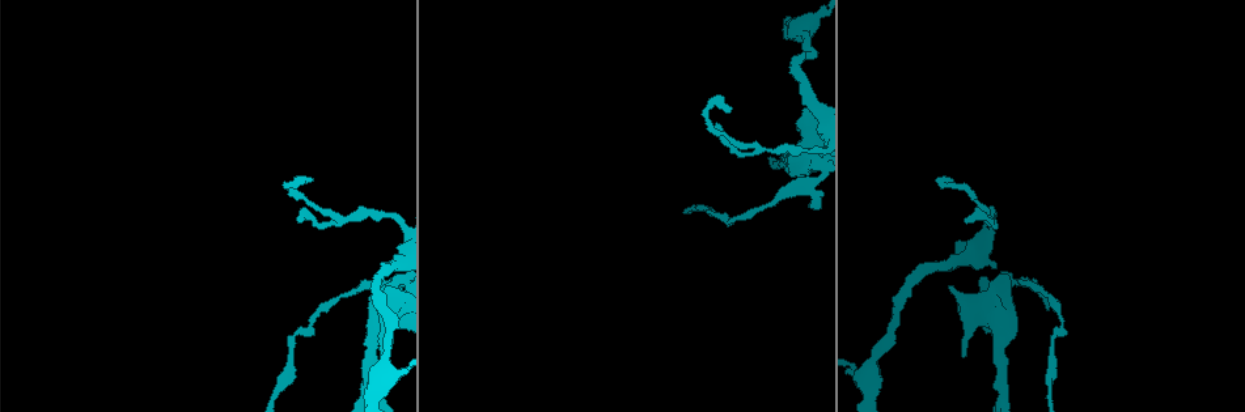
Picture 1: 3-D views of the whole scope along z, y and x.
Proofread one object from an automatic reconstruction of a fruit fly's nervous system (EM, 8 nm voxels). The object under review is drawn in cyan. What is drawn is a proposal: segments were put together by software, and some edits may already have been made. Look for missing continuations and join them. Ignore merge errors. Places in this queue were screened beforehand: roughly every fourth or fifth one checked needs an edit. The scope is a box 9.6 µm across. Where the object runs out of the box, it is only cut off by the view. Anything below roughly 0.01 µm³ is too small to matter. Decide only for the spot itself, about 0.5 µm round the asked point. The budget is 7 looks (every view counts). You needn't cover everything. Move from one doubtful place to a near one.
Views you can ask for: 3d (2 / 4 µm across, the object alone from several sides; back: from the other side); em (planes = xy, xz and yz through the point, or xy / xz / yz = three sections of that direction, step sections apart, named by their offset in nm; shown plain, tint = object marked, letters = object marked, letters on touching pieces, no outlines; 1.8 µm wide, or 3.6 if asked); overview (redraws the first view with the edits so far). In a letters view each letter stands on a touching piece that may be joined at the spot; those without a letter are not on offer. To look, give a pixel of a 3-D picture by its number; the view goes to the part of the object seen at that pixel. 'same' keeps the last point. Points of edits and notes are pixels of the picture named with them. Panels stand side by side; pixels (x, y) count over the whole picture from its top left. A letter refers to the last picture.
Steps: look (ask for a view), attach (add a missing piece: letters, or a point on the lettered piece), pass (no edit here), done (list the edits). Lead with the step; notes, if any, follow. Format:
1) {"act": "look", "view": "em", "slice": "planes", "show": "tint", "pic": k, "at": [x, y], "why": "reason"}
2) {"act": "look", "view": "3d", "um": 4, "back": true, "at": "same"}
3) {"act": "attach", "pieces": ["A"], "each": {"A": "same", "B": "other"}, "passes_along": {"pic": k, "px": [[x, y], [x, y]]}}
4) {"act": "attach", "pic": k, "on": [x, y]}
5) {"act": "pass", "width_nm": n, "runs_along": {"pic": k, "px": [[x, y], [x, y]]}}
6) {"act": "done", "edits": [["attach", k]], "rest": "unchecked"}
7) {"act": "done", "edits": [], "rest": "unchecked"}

{"act": "look", "view": "em", "slice": "planes", "show": "letters", "pic": 1, "at": [951, 180], "why": "thin end"}

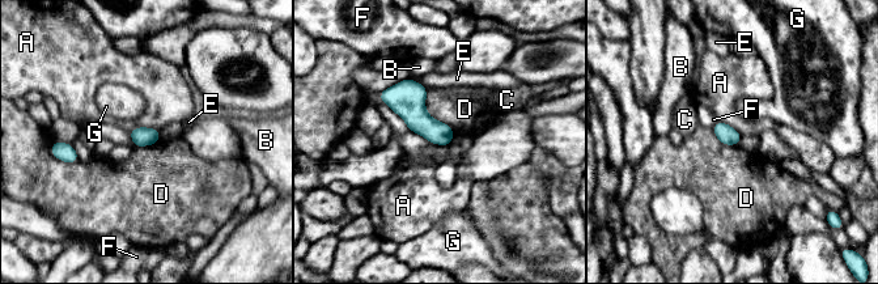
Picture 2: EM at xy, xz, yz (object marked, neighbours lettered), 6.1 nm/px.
{"act": "pass", "each": {"A": "other", "B": "other", "C": "other", "D": "other", "E": "other", "F": "other", "G": "other"}, "found": "no lettered piece goes on from it"}

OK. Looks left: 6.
{"act": "look", "view": "em", "slice": "xz", "step": 4, "show": "tint", "pic": 1, "at": [963, 356], "why": "branch stops here"}

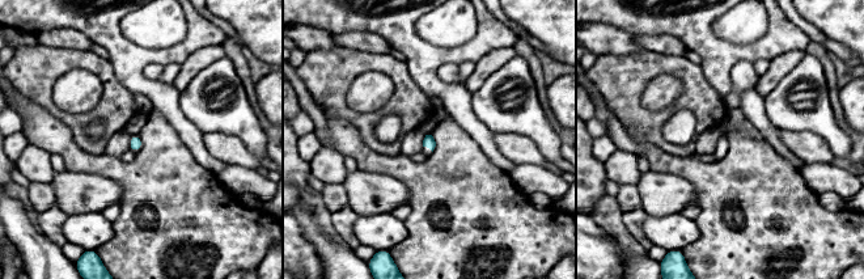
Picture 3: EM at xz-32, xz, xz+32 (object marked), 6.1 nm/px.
{"act": "look", "view": "em", "slice": "planes", "show": "tint", "at": "same"}

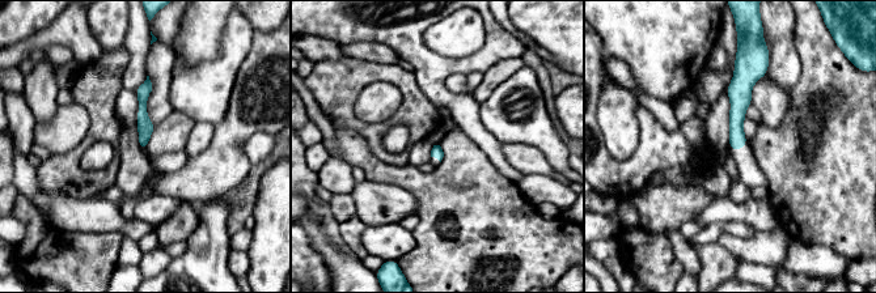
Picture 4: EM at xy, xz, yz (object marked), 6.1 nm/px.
{"act": "look", "view": "em", "slice": "planes", "show": "letters", "at": "same"}

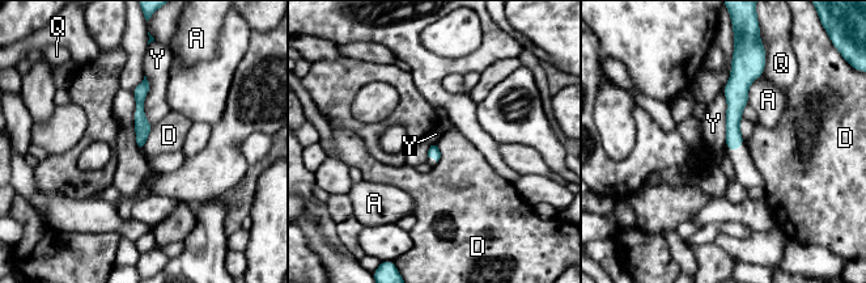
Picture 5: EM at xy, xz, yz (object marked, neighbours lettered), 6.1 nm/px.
{"act": "pass", "each": {"A": "other", "D": "other", "Q": "other", "Y": "other"}, "border": {"pic": 5, "px": [[722, 92], [726, 100], [726, 148]]}, "found": "none of them fits"}

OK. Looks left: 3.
{"act": "look", "view": "3d", "um": 4, "pic": 1, "at": [817, 210], "why": "tapers out"}

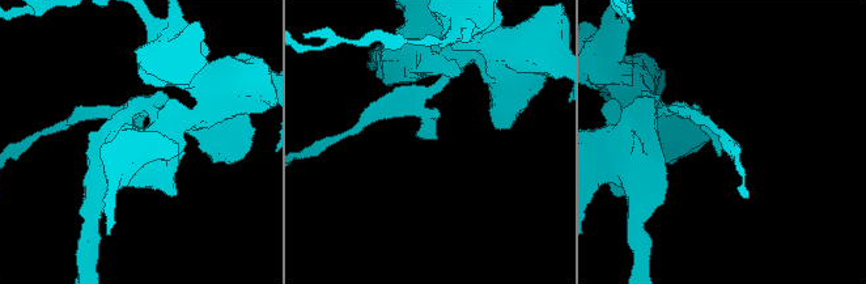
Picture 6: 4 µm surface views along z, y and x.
{"act": "look", "view": "em", "um": 3.6, "slice": "xy", "step": 8, "show": "tint", "pic": 6, "at": [719, 152], "why": "need the tissue"}

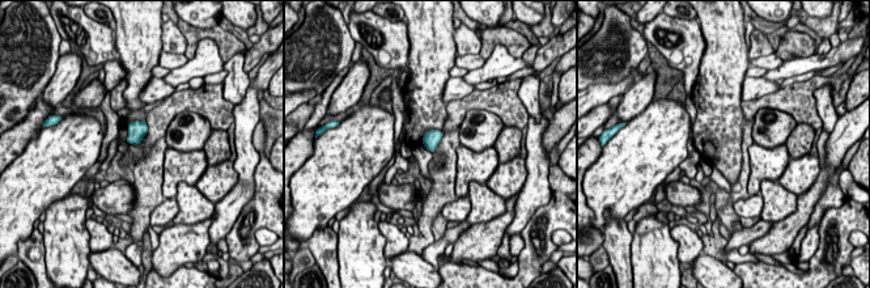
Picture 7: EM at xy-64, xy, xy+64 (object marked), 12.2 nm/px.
{"act": "look", "view": "em", "um": 3.6, "slice": "xz", "step": 4, "show": "letters", "at": "same"}

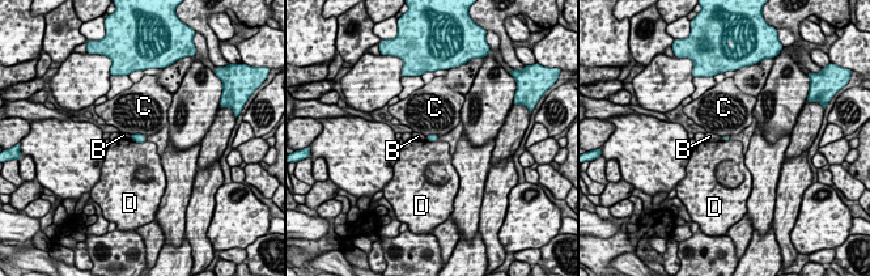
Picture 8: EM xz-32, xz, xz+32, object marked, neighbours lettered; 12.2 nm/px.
{"act": "pass", "each": {"B": "other", "C": "other", "D": "other"}, "border": {"pic": 8, "px": [[130, 139], [136, 141], [147, 140]]}, "found": "no lettered piece goes on from it"}

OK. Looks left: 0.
{"act": "done", "edits": [], "rest": "unchecked"}

